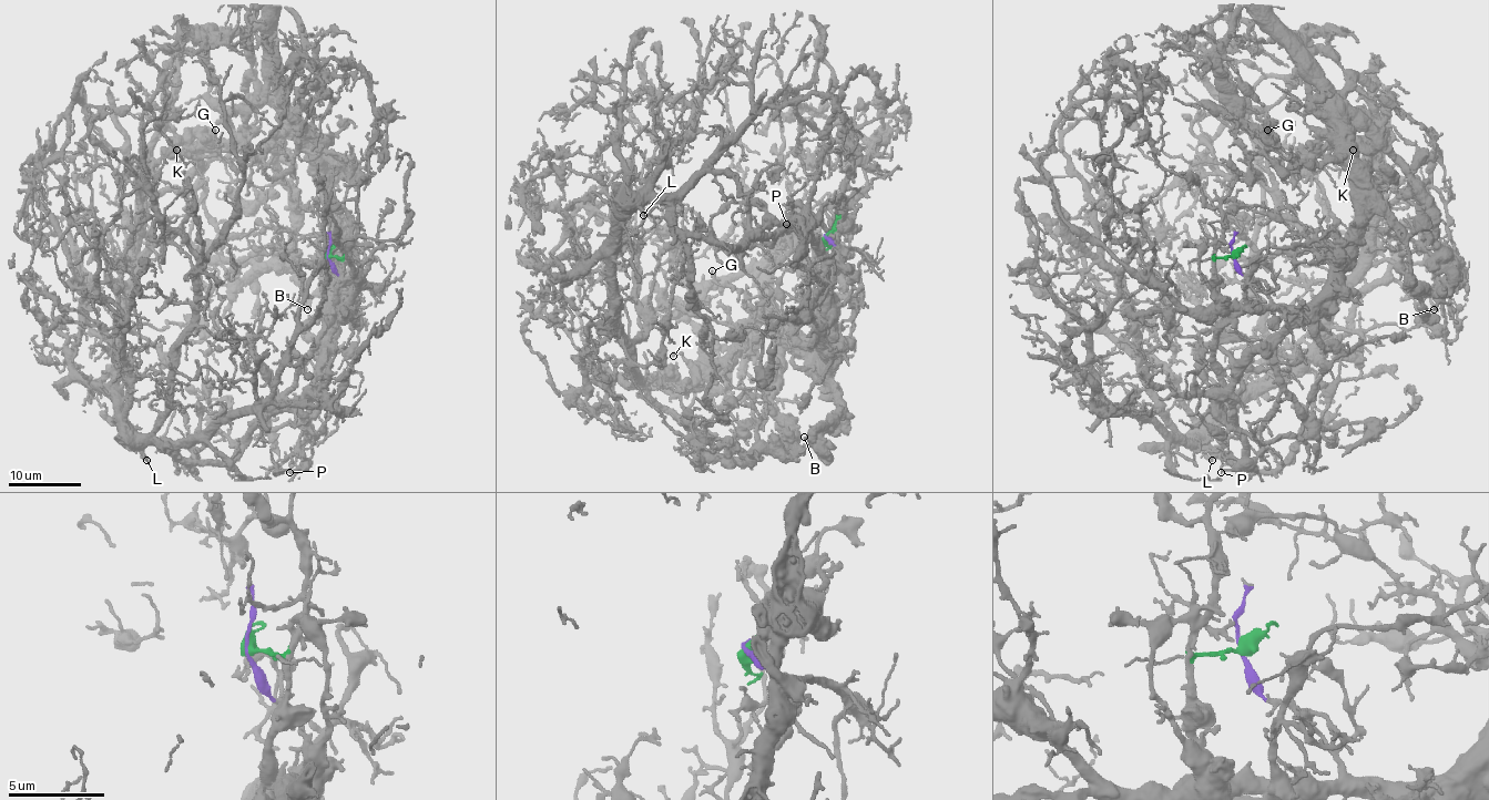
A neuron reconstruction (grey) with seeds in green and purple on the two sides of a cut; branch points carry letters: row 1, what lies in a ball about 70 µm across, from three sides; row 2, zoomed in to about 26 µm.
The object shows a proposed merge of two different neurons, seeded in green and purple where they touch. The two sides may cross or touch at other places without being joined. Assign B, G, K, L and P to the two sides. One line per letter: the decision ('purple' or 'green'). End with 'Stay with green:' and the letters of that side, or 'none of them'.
B: purple
G: purple
K: purple
L: green
P: purple
Stay with green: L

